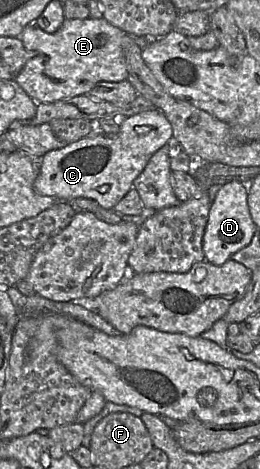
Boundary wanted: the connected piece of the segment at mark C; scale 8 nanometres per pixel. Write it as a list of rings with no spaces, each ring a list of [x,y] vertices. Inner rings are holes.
[[[157,108],[120,119],[120,131],[117,134],[89,135],[43,155],[39,159],[39,174],[34,189],[41,195],[65,201],[93,199],[101,207],[113,209],[133,187],[134,180],[153,154],[172,140],[171,124]]]

